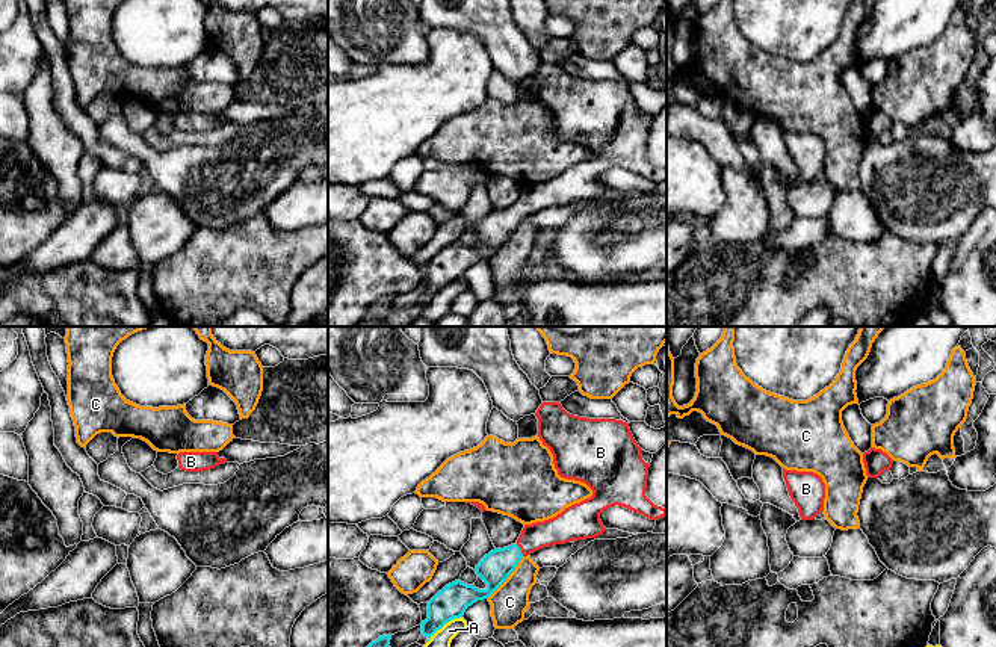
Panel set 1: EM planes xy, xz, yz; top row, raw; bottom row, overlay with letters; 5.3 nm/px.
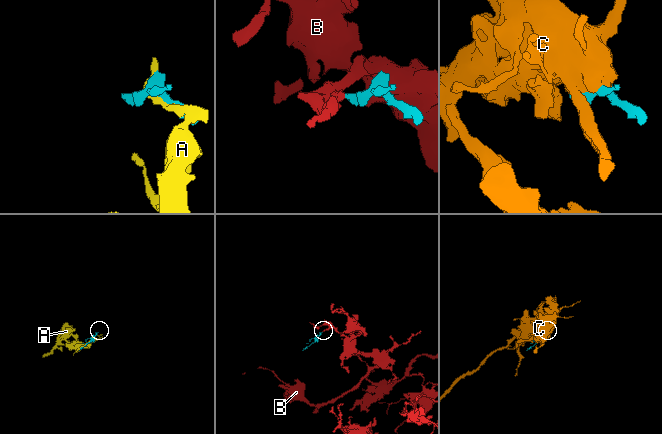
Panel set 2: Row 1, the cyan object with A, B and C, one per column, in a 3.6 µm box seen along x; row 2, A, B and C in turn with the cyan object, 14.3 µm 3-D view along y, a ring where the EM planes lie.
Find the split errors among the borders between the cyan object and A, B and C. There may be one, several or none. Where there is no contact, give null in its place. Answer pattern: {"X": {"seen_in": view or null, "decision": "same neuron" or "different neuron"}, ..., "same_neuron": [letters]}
{"A": {"seen_in": "xz", "decision": "different neuron"}, "B": {"seen_in": "xz", "decision": "same neuron"}, "C": {"seen_in": "xz", "decision": "different neuron"}, "same_neuron": ["B"]}

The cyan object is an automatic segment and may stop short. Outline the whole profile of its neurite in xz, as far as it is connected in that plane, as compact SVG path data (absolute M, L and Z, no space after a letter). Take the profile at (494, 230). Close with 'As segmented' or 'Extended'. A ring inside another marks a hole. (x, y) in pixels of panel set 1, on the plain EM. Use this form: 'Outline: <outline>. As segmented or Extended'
Outline: M543 63L535 74L538 80L538 98L553 116L553 125L558 136L565 141L574 141L586 145L592 157L565 169L553 180L524 186L515 206L503 210L494 210L476 227L476 236L487 245L485 251L467 246L459 240L446 246L428 265L428 280L422 283L422 295L432 298L446 284L464 277L466 271L478 262L488 260L515 231L523 218L540 210L595 200L606 189L600 175L611 168L624 168L650 181L667 177L667 171L654 166L647 157L647 138L650 125L642 121L642 110L635 103L629 85L615 80L586 80L567 74L559 63Z. Extended

